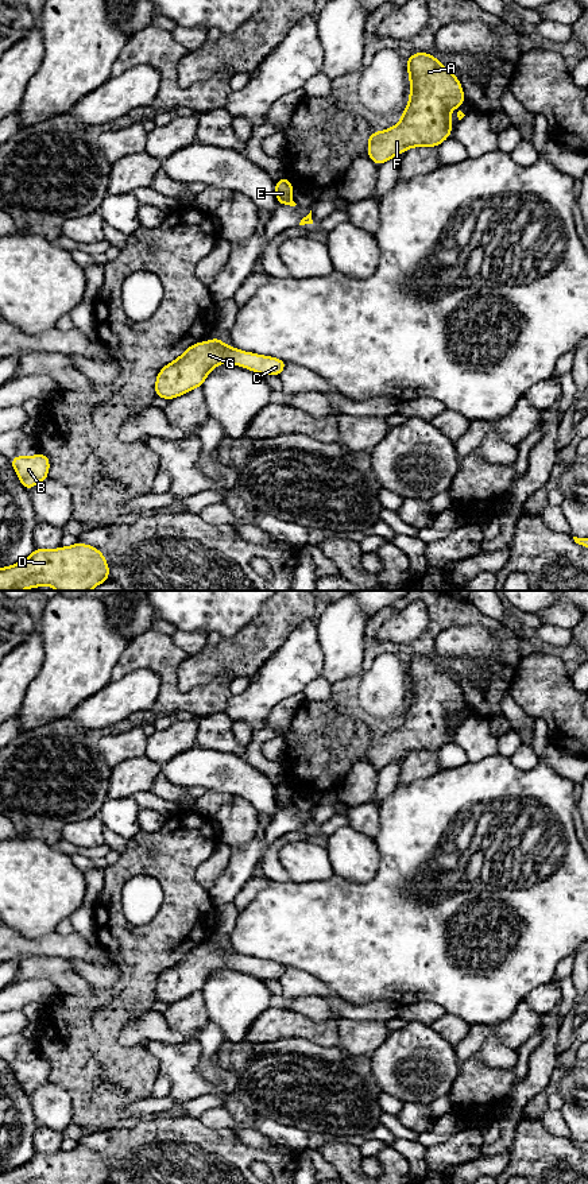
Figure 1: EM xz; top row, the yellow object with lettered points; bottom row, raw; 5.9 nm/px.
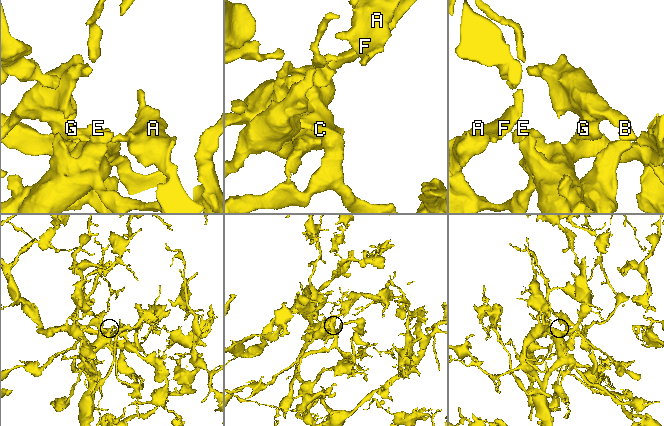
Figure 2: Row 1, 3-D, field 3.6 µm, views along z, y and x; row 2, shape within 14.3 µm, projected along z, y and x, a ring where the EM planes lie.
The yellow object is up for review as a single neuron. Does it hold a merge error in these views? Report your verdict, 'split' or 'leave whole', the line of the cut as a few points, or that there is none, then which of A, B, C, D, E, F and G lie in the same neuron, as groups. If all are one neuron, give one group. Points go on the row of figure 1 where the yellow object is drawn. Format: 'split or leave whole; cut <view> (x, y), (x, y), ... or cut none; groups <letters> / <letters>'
leave whole; cut none; groups A B C D E F G

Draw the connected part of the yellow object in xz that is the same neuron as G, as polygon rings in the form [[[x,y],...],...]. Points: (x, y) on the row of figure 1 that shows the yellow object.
[[[218,337],[189,347],[178,359],[165,365],[156,375],[155,396],[166,401],[181,396],[197,387],[202,387],[209,372],[224,363],[248,368],[263,376],[279,376],[287,363],[271,357],[228,348]]]

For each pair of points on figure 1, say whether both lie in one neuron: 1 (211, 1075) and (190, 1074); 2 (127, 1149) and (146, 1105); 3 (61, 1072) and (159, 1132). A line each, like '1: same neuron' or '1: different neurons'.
1: different neurons
2: different neurons
3: different neurons

